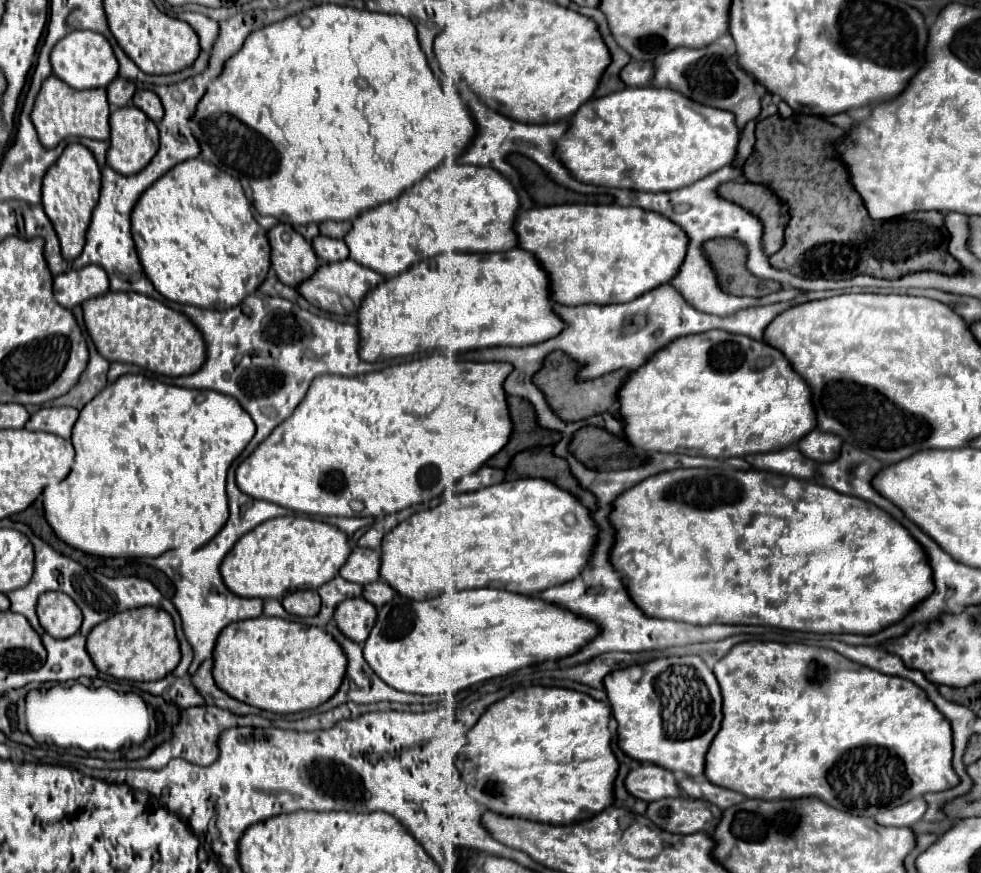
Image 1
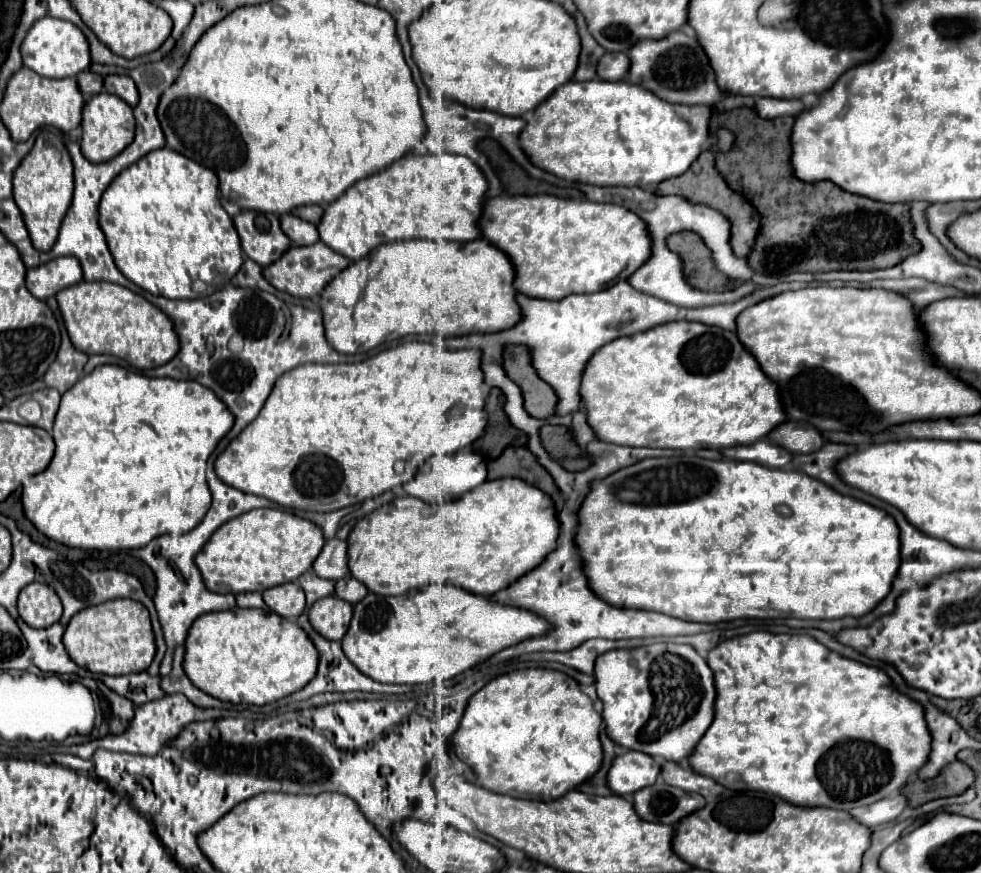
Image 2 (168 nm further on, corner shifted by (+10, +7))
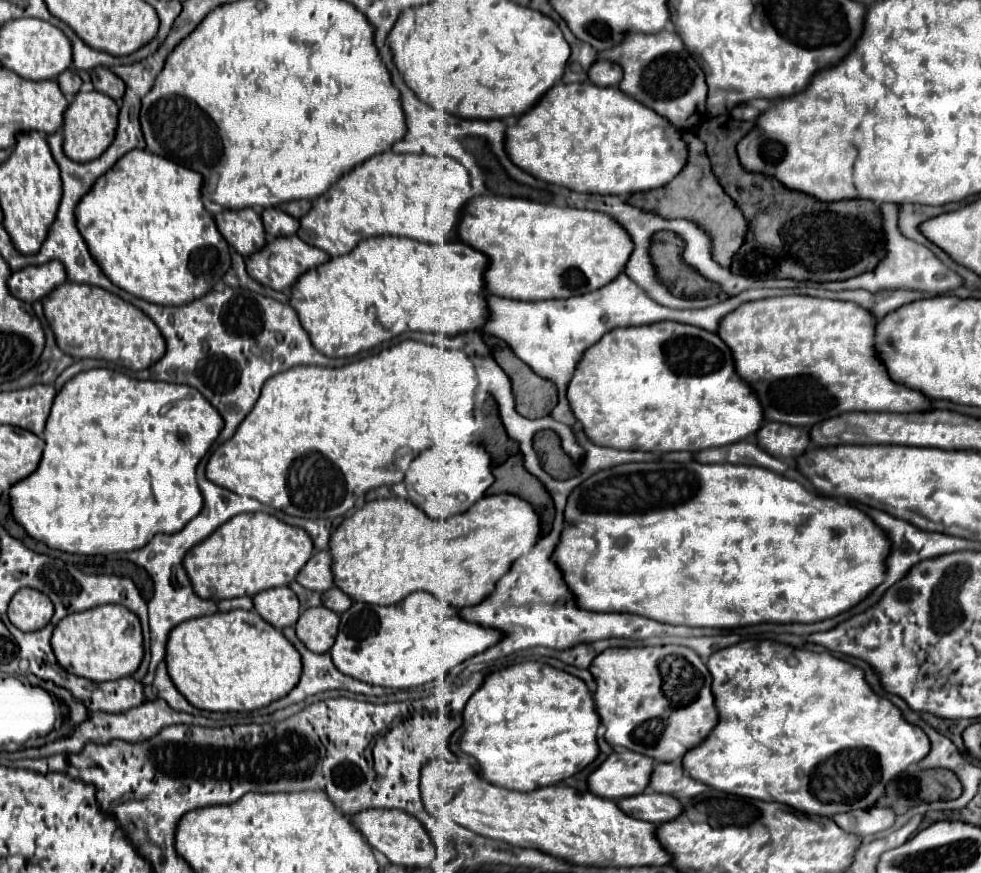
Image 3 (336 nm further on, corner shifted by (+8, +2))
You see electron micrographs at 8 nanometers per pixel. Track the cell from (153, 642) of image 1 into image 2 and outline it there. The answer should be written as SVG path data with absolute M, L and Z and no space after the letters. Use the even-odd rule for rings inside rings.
M111 599L71 617L63 633L63 645L69 657L91 673L121 675L147 669L155 657L155 641L149 611L133 599Z

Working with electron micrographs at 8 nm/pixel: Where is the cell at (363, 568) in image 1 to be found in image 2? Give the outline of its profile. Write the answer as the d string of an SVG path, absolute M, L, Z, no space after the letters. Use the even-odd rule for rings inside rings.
M329 539L323 545L319 557L311 565L313 573L321 579L331 579L331 581L337 581L341 575L347 575L349 571L345 569L345 553L347 553L345 541Z

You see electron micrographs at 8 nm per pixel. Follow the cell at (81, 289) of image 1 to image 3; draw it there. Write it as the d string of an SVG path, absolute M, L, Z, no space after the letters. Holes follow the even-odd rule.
M47 262L43 266L27 266L19 272L13 272L9 278L9 290L15 298L25 302L43 300L51 290L67 282L61 262Z

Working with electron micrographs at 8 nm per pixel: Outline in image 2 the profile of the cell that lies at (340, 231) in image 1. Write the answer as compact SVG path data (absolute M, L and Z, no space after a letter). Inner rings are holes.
M303 205L303 207L295 207L291 213L297 215L299 219L307 219L309 223L317 223L321 219L323 209L319 205Z

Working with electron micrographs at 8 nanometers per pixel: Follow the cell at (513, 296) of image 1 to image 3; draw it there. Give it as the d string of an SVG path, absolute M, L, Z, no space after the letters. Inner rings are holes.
M377 236L363 240L353 252L331 258L295 284L291 306L297 310L303 328L307 328L313 346L331 358L347 358L371 350L403 332L439 332L457 336L479 330L487 324L487 290L485 274L487 258L463 242L421 244L411 238Z

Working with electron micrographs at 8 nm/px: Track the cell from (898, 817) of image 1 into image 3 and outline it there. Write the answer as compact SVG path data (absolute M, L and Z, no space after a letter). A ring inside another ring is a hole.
M873 806L867 810L852 810L837 814L833 816L833 820L837 822L837 826L841 826L843 830L851 834L869 836L869 834L877 834L891 828L895 822L895 812L891 808Z

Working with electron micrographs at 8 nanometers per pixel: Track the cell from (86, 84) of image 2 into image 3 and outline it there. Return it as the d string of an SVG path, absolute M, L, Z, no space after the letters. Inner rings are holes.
M65 70L65 72L57 78L57 82L59 82L63 94L69 96L69 98L73 98L73 96L81 90L81 84L83 84L83 80L81 80L73 70Z

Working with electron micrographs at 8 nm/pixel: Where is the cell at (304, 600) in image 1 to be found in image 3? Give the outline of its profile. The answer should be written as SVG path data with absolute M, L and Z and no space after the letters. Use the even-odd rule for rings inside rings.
M289 586L271 588L253 598L255 610L273 624L275 628L283 630L285 626L293 626L301 614L301 604L297 600L297 594Z

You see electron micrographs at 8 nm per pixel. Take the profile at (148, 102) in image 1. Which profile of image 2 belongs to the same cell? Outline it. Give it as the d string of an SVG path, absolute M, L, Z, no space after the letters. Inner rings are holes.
M107 75L103 79L103 89L121 97L129 105L137 105L137 87L133 85L133 79L127 75Z

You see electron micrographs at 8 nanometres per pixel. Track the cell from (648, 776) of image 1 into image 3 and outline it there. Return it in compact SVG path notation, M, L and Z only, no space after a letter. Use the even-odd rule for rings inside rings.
M631 750L613 752L591 776L589 790L601 798L623 800L635 794L643 794L649 788L653 760L635 754Z

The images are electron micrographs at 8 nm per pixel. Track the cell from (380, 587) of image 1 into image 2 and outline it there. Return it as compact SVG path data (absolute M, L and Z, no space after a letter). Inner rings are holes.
M349 575L335 581L335 597L343 599L351 605L361 601L361 597L365 597L365 595L367 595L367 589L361 587L359 581L353 581L353 577L349 577Z

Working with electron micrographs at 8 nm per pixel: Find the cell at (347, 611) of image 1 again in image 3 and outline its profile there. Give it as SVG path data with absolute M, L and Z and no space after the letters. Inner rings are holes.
M325 606L307 608L299 616L295 630L309 650L321 654L331 650L331 642L335 642L335 634L339 632L339 616Z

